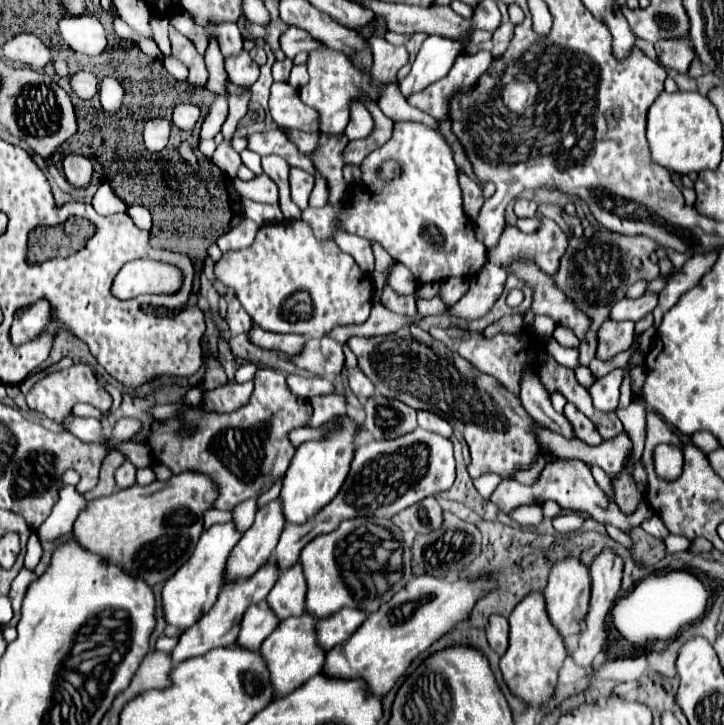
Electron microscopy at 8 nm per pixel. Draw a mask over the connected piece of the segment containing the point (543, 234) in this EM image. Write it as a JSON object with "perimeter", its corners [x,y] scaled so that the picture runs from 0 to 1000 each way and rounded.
{"perimeter":[[[749,301],[749,312],[738,323],[721,323],[718,317],[696,317],[691,334],[677,353],[688,353],[688,367],[704,361],[713,353],[724,353],[740,361],[754,378],[765,381],[773,370],[773,356],[785,342],[785,323],[762,303]]]}

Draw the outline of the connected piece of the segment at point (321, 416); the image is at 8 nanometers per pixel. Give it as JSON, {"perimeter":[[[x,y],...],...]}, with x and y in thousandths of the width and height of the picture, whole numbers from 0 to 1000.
{"perimeter":[[[453,543],[453,546],[439,546],[428,552],[434,560],[434,571],[425,582],[425,588],[439,590],[448,582],[453,582],[461,574],[478,571],[478,546],[475,543]]]}

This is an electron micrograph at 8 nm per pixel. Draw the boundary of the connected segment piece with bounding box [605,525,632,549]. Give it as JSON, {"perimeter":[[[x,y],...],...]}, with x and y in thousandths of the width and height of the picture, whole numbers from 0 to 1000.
{"perimeter":[[[836,724],[836,728],[845,743],[859,750],[863,756],[870,757],[870,753],[873,753],[873,746],[860,732],[847,728],[844,724]]]}

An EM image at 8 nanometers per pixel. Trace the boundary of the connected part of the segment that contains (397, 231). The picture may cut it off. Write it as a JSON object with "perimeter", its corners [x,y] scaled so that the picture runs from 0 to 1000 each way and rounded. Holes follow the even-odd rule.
{"perimeter":[[[547,168],[541,190],[517,207],[497,232],[503,237],[500,248],[486,257],[486,268],[475,287],[448,284],[423,287],[417,292],[417,303],[434,314],[436,328],[456,331],[461,320],[459,303],[470,295],[478,320],[500,328],[519,328],[580,392],[605,389],[622,381],[655,381],[669,370],[674,361],[671,339],[655,328],[652,303],[638,290],[638,265],[624,207],[602,179],[575,168]],[[536,218],[552,223],[555,243],[530,251],[519,243],[519,232]]]}

